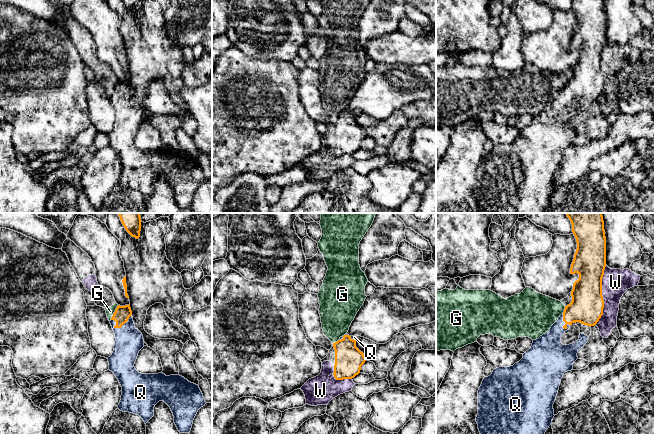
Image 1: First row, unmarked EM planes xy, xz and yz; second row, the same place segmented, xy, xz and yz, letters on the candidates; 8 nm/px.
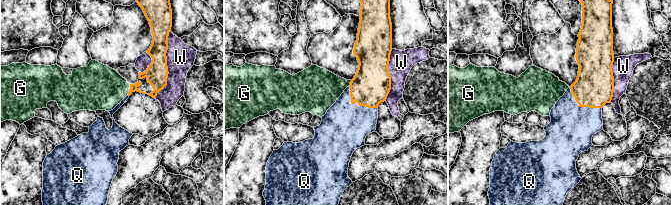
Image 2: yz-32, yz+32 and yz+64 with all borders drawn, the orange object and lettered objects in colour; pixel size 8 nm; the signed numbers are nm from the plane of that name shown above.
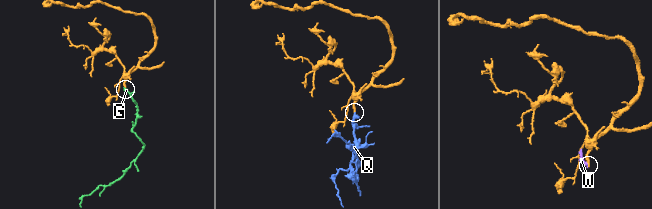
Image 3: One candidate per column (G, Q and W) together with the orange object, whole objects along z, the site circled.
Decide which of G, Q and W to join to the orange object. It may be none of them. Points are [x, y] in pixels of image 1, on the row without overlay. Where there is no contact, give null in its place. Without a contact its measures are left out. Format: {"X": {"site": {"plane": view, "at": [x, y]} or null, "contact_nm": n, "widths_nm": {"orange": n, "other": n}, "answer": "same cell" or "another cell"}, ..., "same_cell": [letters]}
{"G": {"site": {"plane": "xy", "at": [114, 88]}, "contact_nm": 140, "widths_nm": {"orange": 130, "other": 70}, "answer": "another cell"}, "Q": {"site": {"plane": "xy", "at": [123, 99]}, "contact_nm": 190, "widths_nm": {"orange": 130, "other": 220}, "answer": "same cell"}, "W": {"site": {"plane": "yz", "at": [601, 71]}, "contact_nm": 480, "widths_nm": {"orange": 260, "other": 220}, "answer": "another cell"}, "same_cell": ["Q"]}

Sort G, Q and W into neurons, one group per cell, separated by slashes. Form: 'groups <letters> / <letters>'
groups G W / Q

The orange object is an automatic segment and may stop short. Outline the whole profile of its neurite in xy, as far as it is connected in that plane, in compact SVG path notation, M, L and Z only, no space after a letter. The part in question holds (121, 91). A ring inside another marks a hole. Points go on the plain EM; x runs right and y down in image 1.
M130 80L118 81L110 100L116 117L112 131L107 135L109 146L122 163L118 185L139 191L146 200L154 192L155 181L164 177L173 189L178 207L189 209L198 186L206 180L199 162L179 150L141 150L135 145L144 115L135 104Z

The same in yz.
M572 0L572 8L576 14L577 25L571 40L570 50L579 50L571 67L572 77L565 82L564 88L551 104L538 115L523 130L523 134L510 143L499 143L485 153L478 166L478 190L476 198L481 213L544 213L546 206L554 194L553 180L555 178L561 155L565 148L573 146L573 139L578 135L578 127L588 118L588 112L580 109L579 115L569 121L561 119L562 111L575 98L587 102L597 100L603 91L604 76L602 72L602 54L606 43L606 13L604 0Z

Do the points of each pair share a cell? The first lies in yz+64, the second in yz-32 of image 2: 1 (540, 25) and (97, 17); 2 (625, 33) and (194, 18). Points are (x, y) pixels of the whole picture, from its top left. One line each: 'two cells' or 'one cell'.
1: one cell
2: one cell

